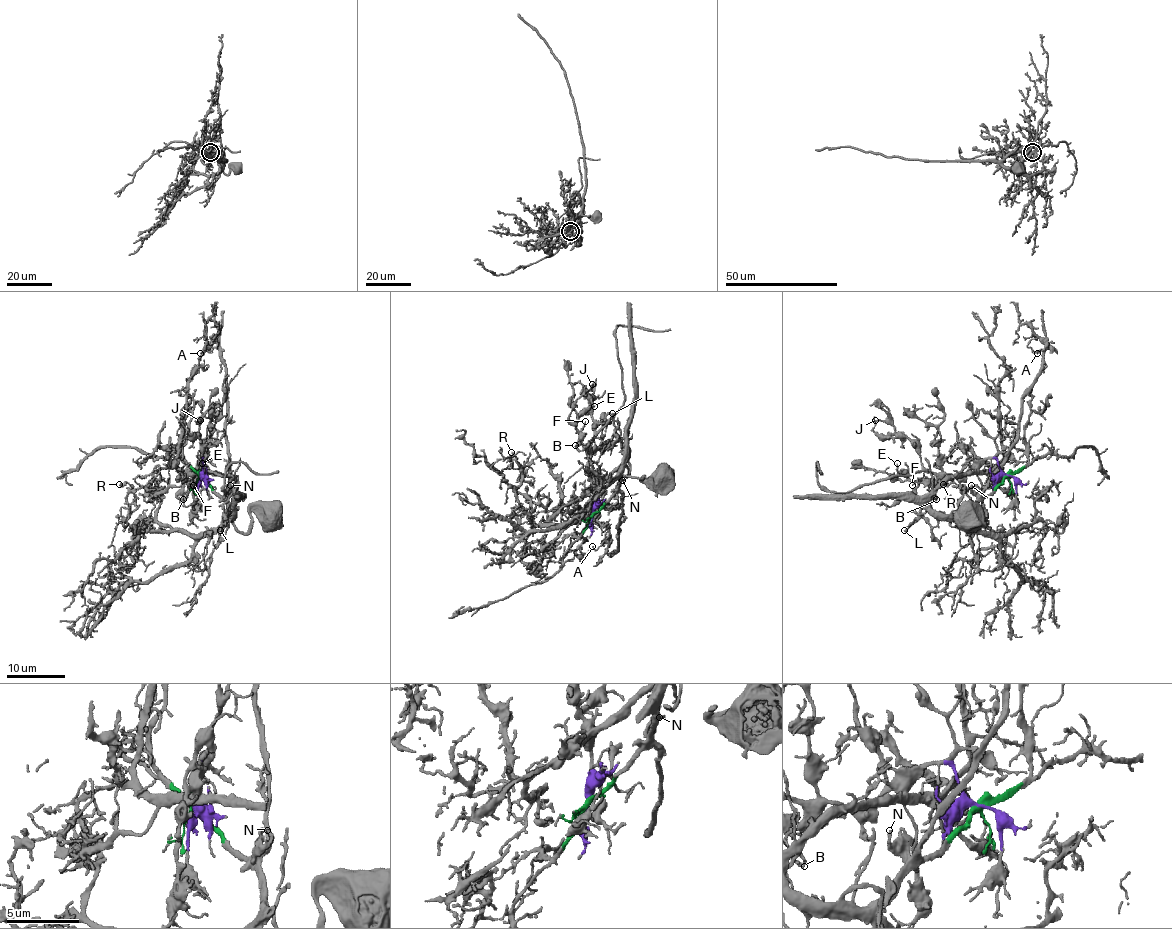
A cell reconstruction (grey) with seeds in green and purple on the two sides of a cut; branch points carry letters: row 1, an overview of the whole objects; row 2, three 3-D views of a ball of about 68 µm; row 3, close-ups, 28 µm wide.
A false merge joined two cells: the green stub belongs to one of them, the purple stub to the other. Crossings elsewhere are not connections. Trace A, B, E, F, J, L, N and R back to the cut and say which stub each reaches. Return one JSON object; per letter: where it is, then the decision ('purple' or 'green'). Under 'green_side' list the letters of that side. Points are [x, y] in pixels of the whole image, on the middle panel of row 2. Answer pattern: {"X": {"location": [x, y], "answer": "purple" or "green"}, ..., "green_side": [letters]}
{"A": {"location": [592, 546], "answer": "green"}, "B": {"location": [575, 445], "answer": "purple"}, "E": {"location": [594, 406], "answer": "purple"}, "F": {"location": [585, 421], "answer": "purple"}, "J": {"location": [592, 384], "answer": "purple"}, "L": {"location": [612, 413], "answer": "green"}, "N": {"location": [622, 480], "answer": "green"}, "R": {"location": [511, 452], "answer": "green"}, "green_side": ["A", "L", "N", "R"]}

